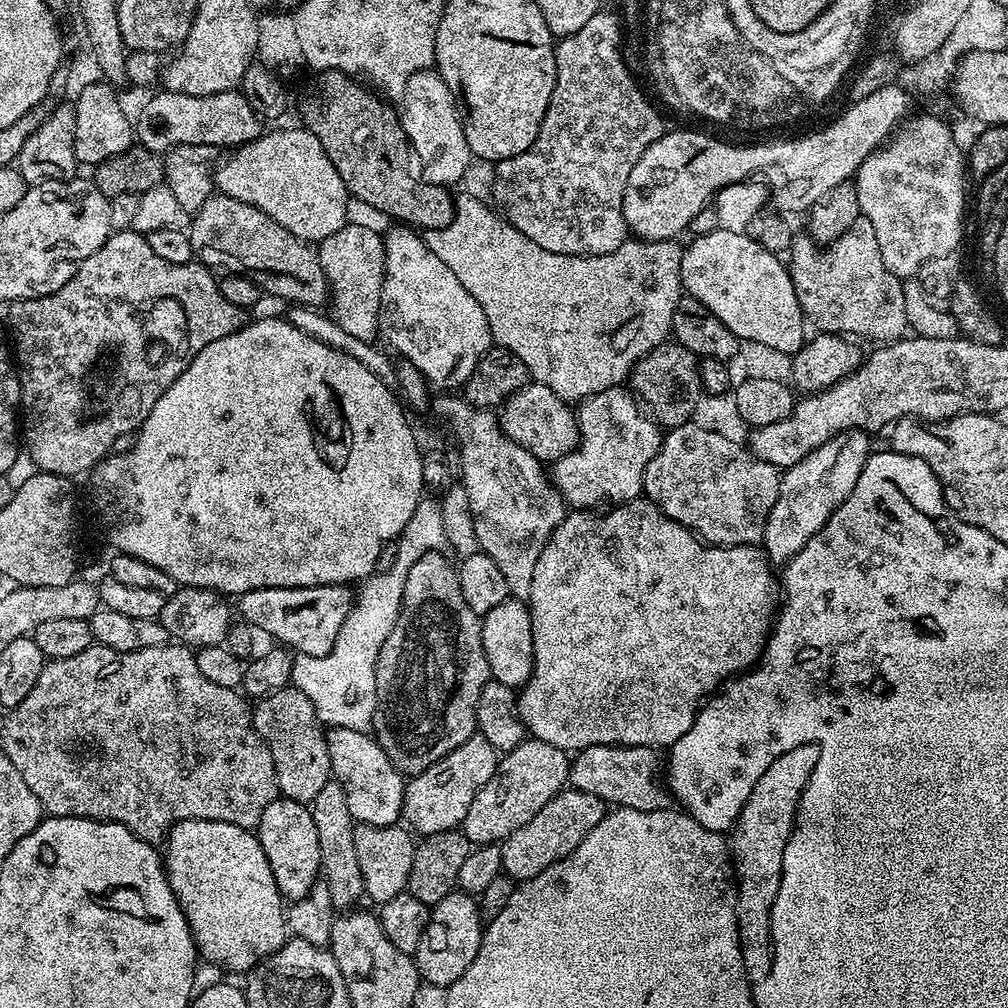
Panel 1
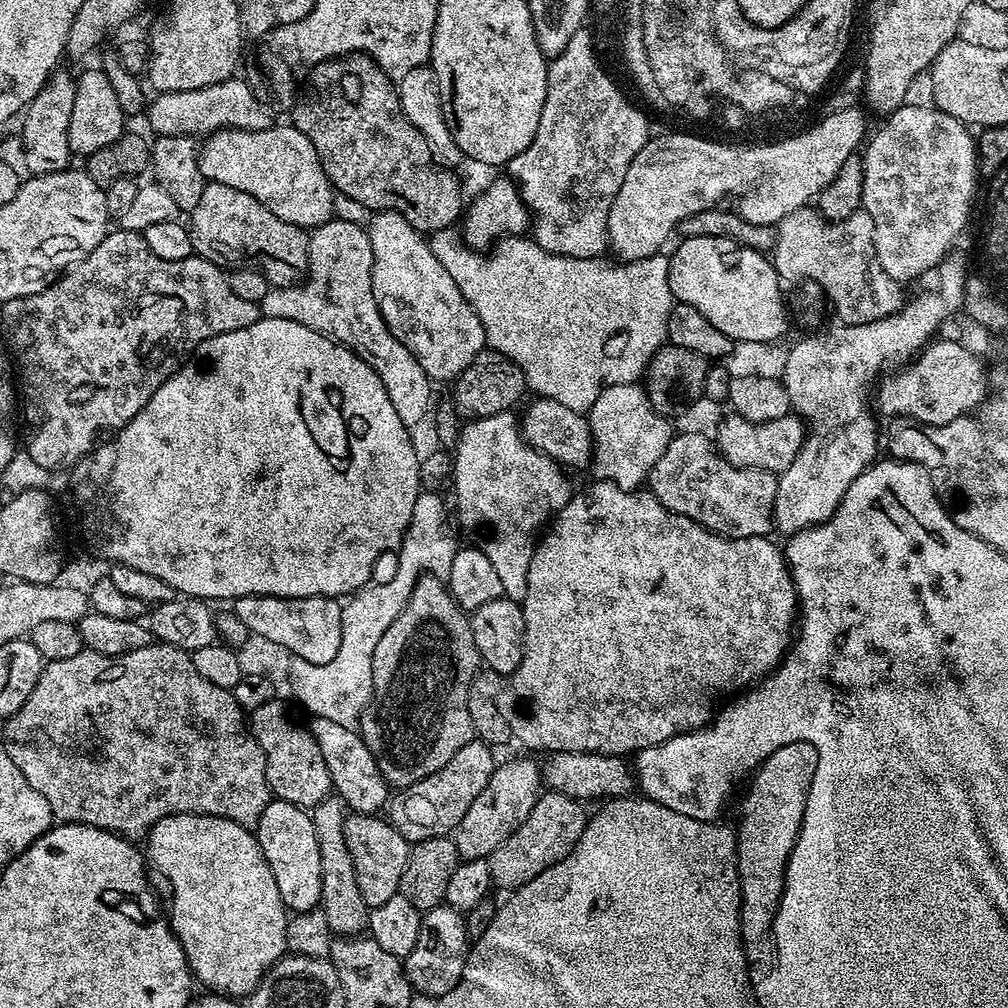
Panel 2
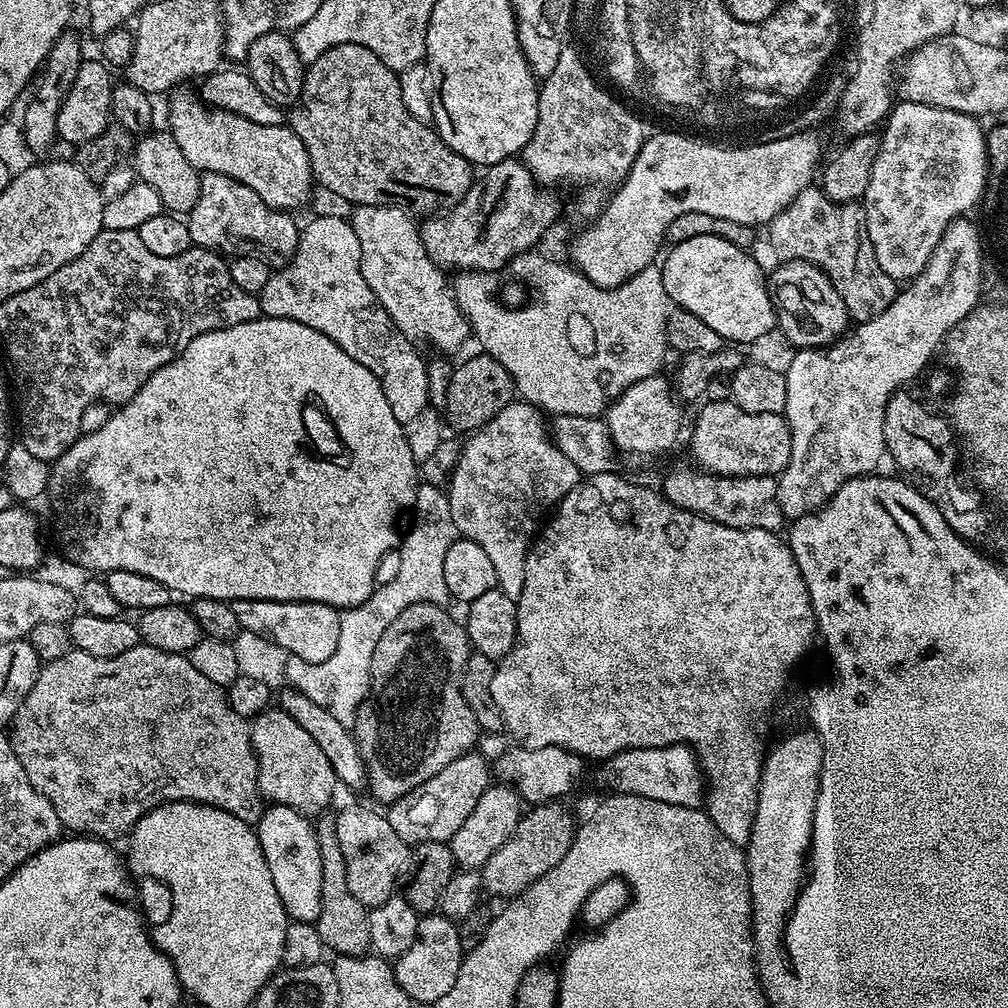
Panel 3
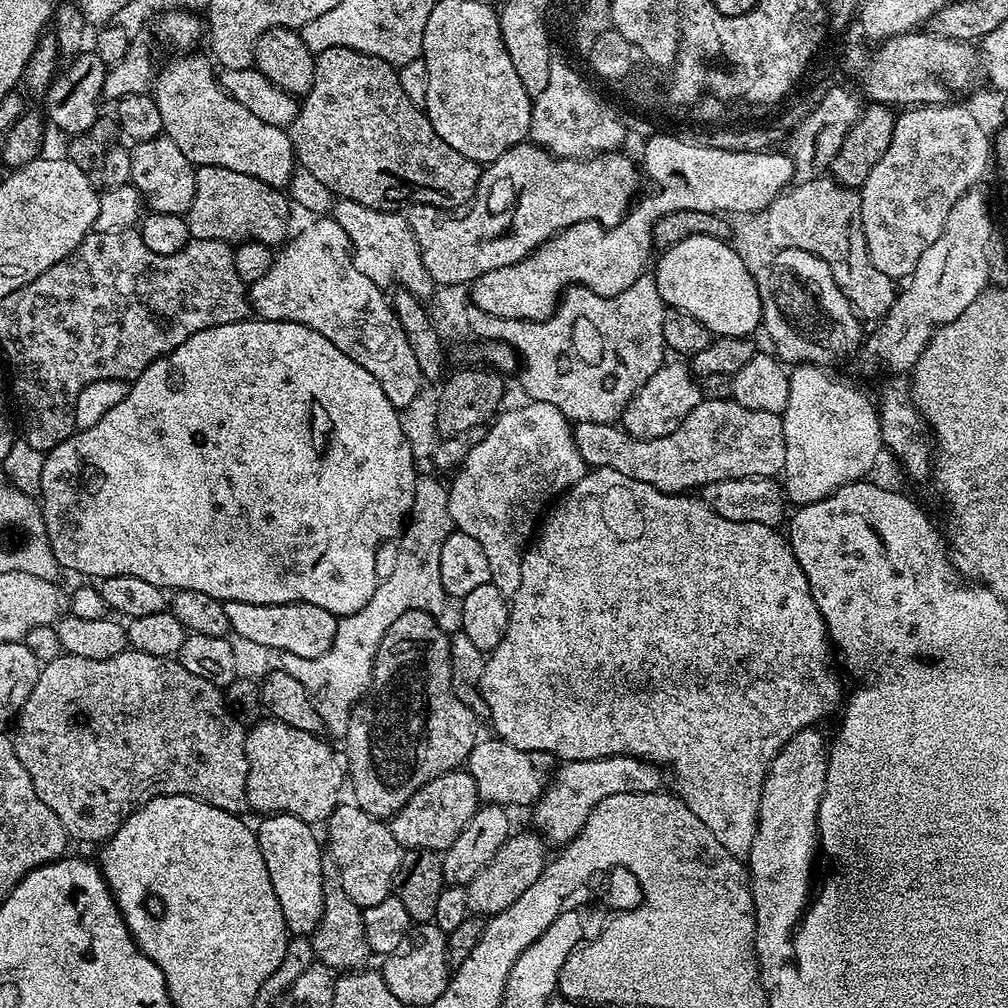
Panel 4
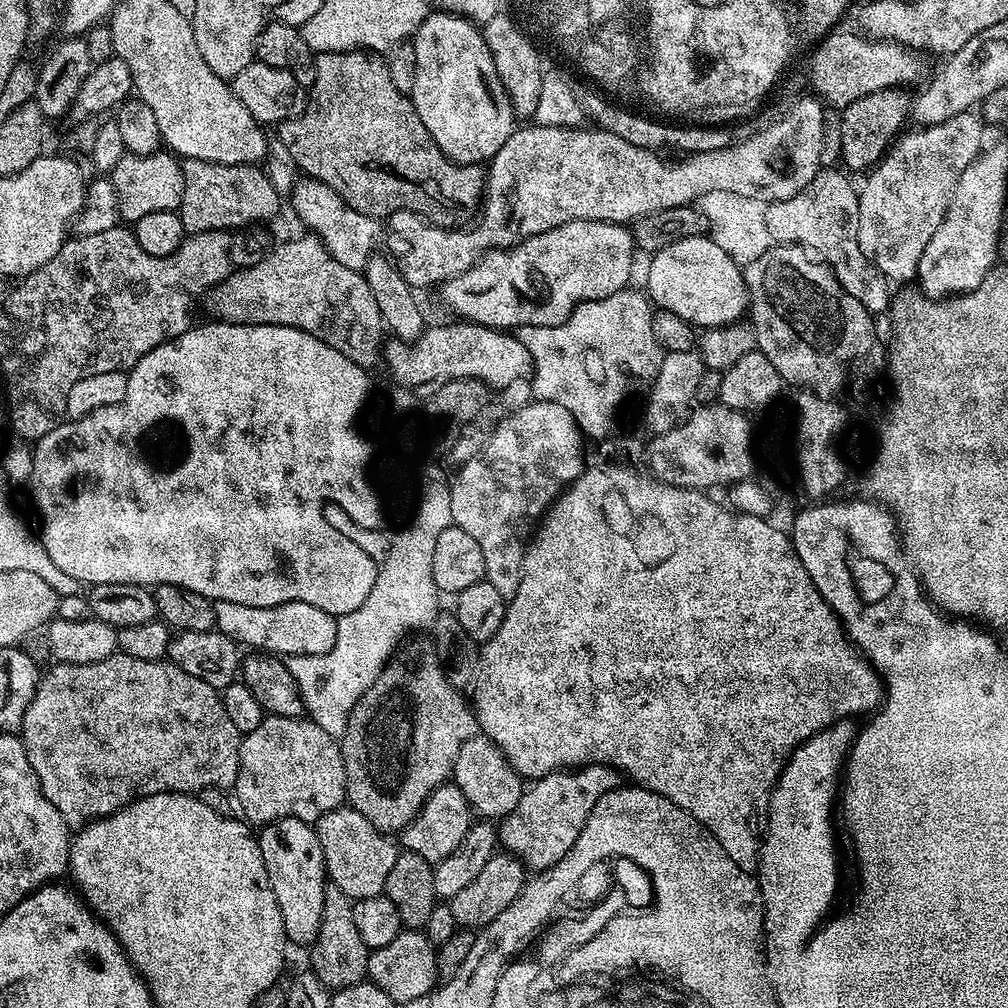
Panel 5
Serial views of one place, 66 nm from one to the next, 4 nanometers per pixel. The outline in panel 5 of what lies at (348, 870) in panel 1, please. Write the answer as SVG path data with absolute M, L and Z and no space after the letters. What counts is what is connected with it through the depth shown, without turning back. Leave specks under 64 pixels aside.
M331 882L324 885L324 905L322 906L322 926L318 926L318 938L310 945L312 964L310 971L330 990L349 988L365 983L368 975L368 953L370 949L362 942L358 934L358 925L354 922L352 899Z

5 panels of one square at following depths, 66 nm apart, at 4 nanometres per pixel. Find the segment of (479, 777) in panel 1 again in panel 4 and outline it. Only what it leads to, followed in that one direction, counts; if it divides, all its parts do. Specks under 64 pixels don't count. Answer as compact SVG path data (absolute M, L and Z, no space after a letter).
M466 770L447 772L422 786L390 818L390 827L394 838L398 838L401 848L411 850L421 848L443 854L450 846L454 846L454 838L462 834L466 822L474 818L476 809L482 801L478 794L478 786L474 786L474 778Z

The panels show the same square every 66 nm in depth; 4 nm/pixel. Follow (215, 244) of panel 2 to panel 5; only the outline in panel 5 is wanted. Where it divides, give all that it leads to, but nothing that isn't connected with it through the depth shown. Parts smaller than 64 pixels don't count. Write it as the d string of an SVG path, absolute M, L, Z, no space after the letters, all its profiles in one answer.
M184 160L184 181L186 182L186 190L182 190L182 202L179 206L179 214L182 218L182 226L185 233L191 234L194 232L205 232L206 230L222 230L228 232L229 230L239 230L249 226L259 225L261 222L268 222L264 220L272 220L280 212L280 202L282 202L282 195L271 184L263 167L254 164L219 164L218 162L206 162L205 160Z

